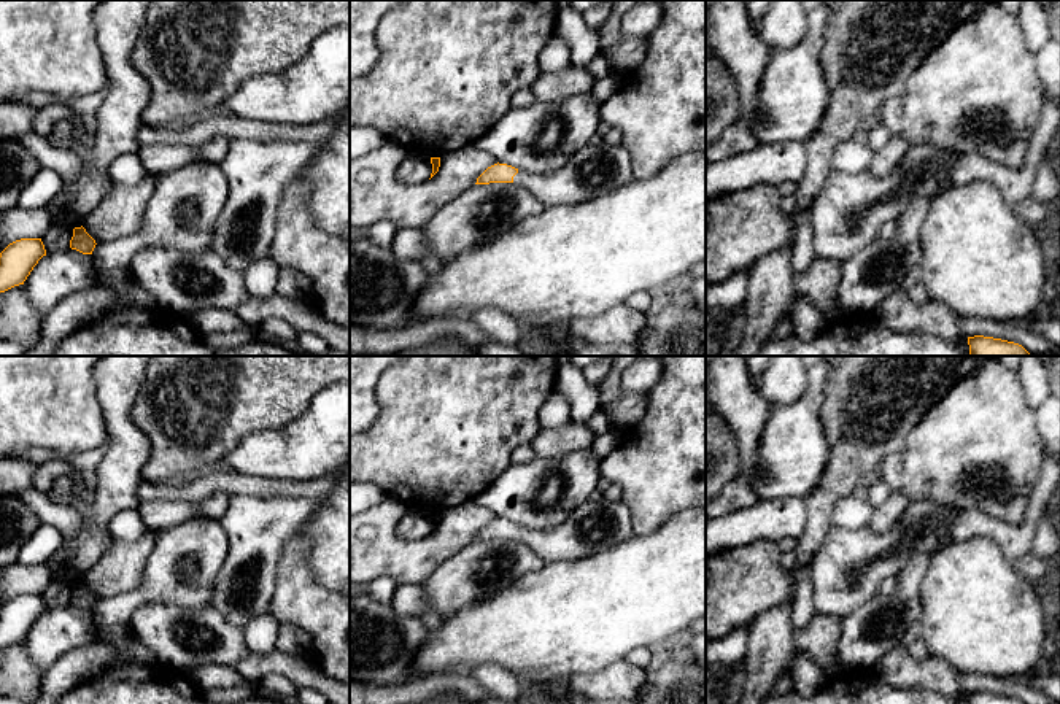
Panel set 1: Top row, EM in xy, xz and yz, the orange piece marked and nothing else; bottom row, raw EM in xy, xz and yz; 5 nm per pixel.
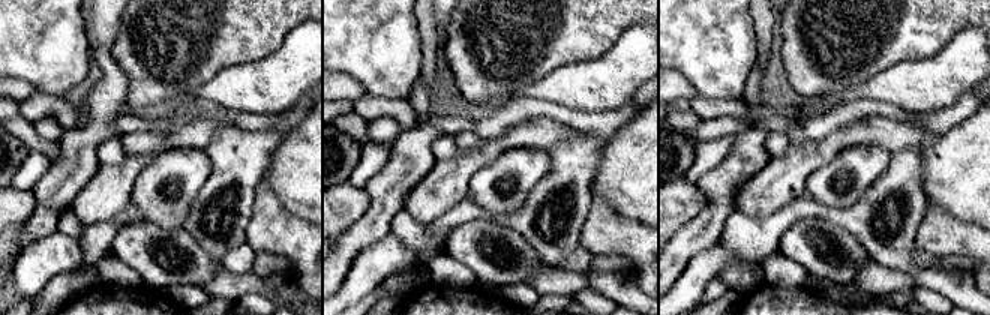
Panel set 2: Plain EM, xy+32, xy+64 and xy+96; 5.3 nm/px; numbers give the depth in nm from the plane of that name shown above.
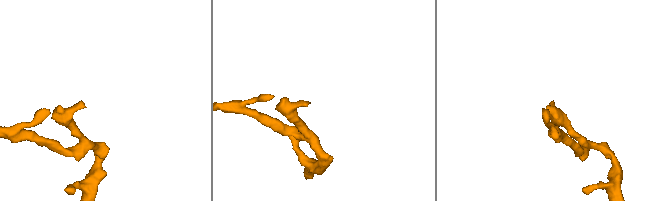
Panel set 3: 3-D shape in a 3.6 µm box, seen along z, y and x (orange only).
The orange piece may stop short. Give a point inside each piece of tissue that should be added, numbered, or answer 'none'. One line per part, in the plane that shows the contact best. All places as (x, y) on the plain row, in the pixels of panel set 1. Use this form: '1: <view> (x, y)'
1: xz (591, 528)

